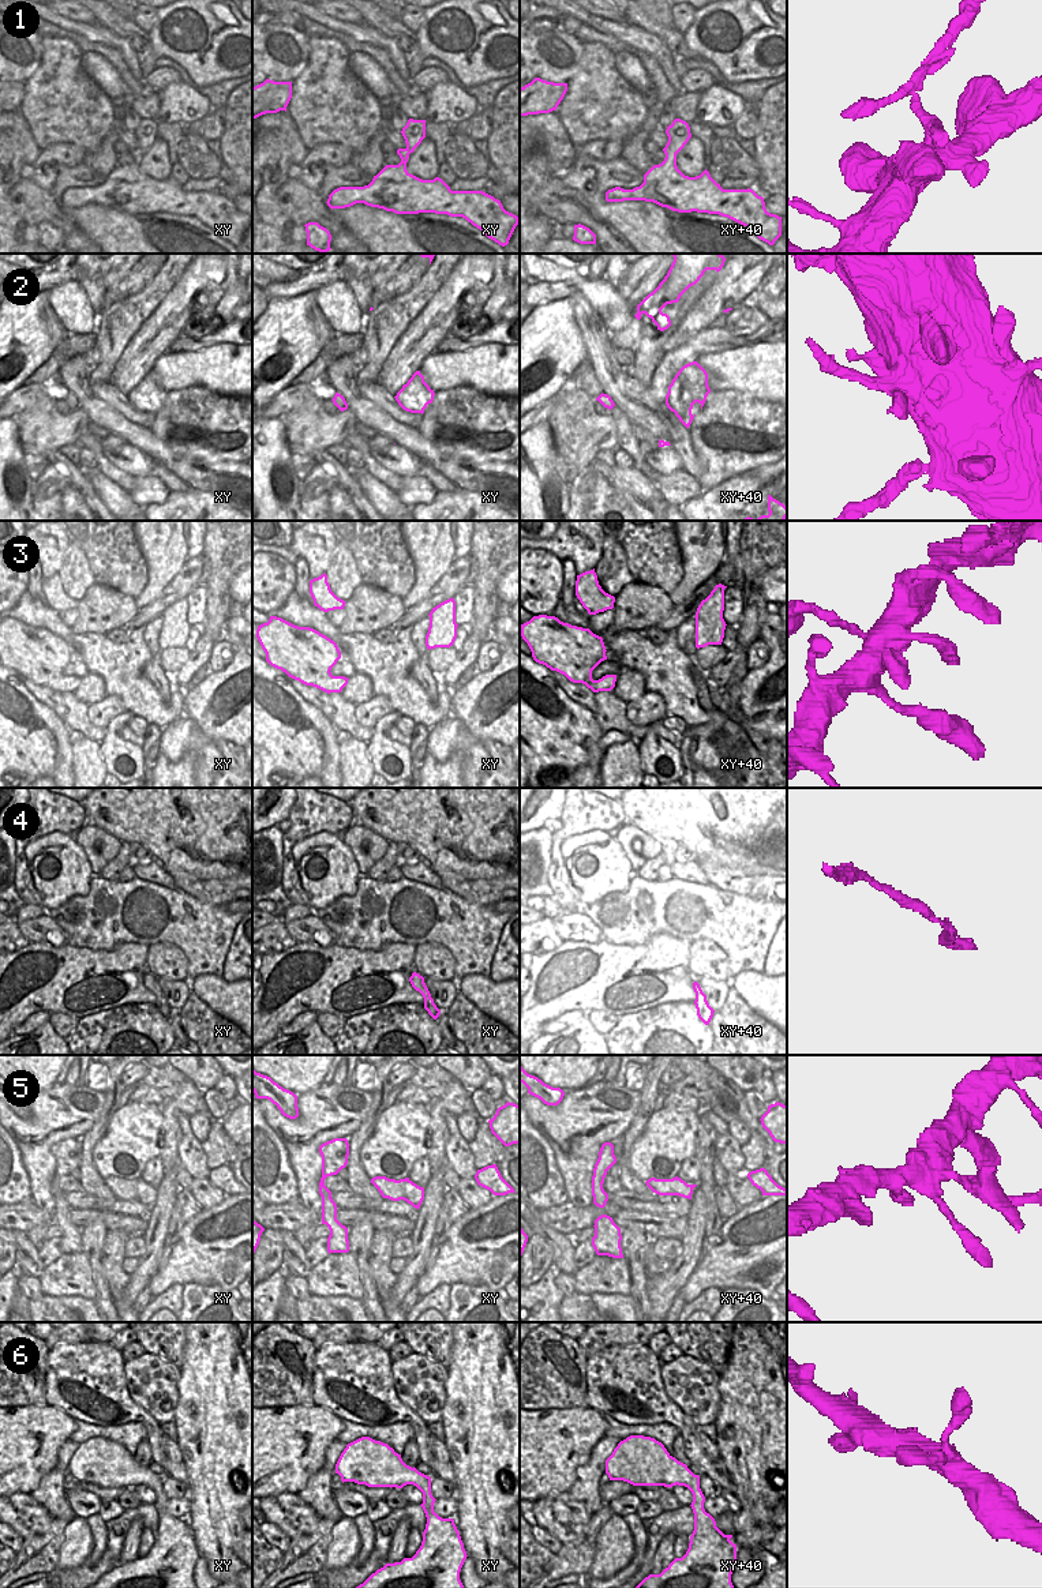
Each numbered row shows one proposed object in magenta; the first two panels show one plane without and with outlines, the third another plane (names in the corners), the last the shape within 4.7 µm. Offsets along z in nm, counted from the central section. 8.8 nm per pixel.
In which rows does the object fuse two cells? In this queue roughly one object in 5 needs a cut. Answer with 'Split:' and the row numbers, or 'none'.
Split: 1

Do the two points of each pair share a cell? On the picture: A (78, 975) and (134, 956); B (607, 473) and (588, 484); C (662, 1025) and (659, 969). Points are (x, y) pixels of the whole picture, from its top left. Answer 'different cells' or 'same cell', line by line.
A: same cell
B: same cell
C: different cells

